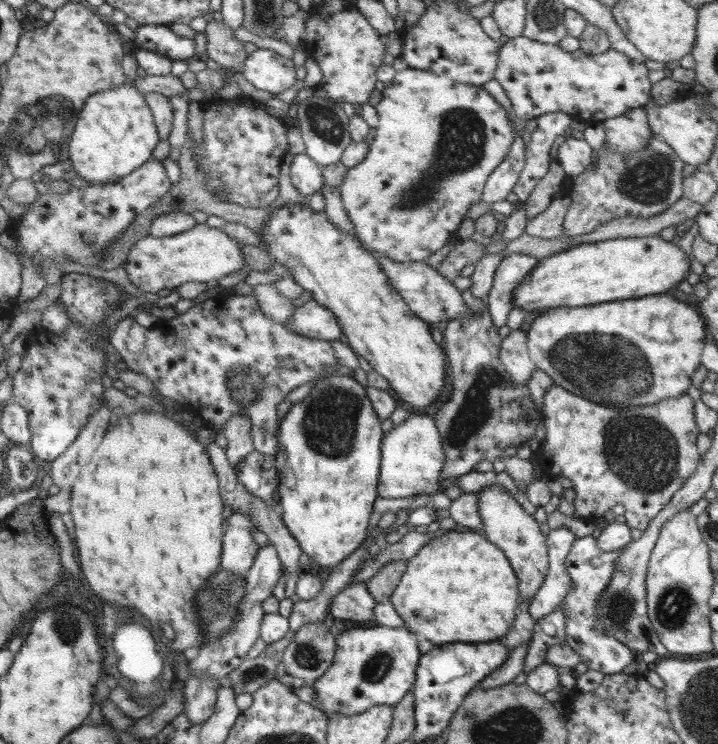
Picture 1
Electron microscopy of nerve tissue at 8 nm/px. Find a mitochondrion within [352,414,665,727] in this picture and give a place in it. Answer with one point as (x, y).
(620, 609)

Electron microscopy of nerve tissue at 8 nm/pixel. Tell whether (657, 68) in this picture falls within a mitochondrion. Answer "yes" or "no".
no

